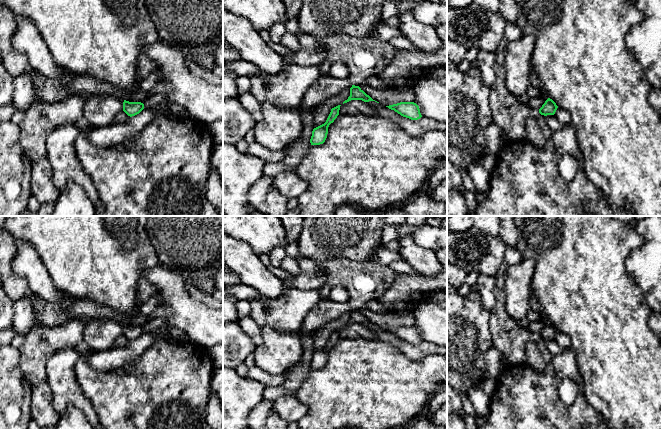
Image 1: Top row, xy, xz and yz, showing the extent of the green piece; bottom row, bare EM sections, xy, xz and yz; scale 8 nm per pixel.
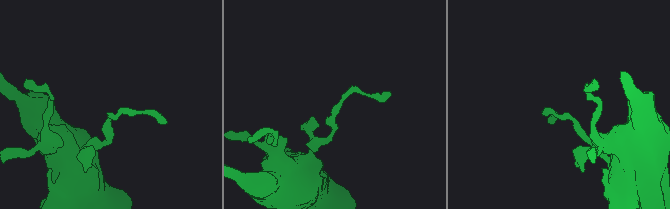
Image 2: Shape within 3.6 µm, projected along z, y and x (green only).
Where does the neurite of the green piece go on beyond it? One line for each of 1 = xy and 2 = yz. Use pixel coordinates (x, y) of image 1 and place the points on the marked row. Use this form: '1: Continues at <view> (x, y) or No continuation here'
1: No continuation here
2: No continuation here

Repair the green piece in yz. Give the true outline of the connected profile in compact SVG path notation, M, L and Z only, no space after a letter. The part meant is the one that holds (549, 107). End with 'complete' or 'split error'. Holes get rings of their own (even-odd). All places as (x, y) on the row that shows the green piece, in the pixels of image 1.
M548 98L539 109L539 113L544 116L554 115L557 108L558 106L556 105L556 103L552 99Z | complete

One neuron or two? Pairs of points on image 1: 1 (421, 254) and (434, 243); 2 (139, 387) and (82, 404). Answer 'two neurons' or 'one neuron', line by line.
1: two neurons
2: two neurons

